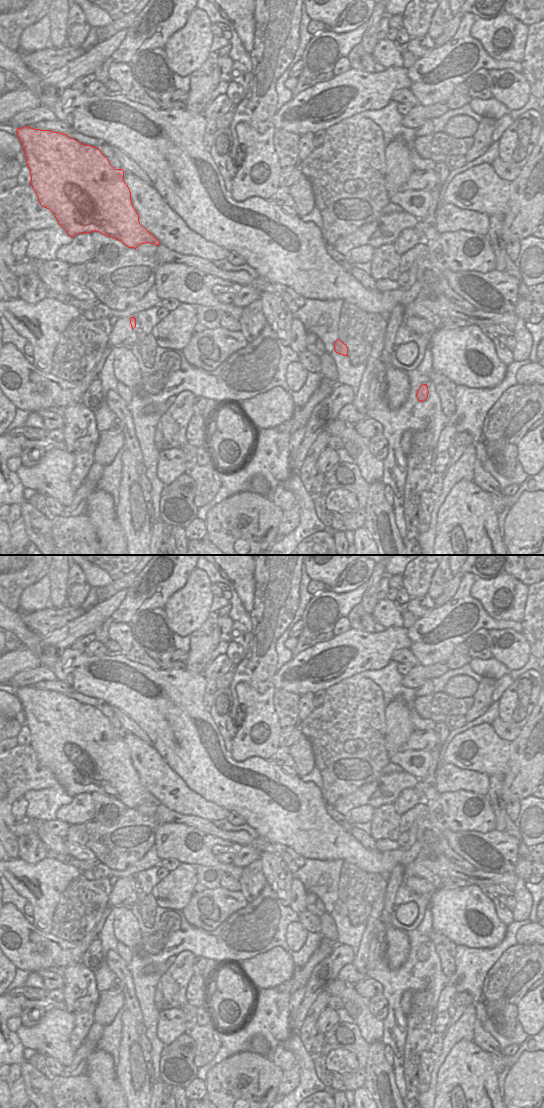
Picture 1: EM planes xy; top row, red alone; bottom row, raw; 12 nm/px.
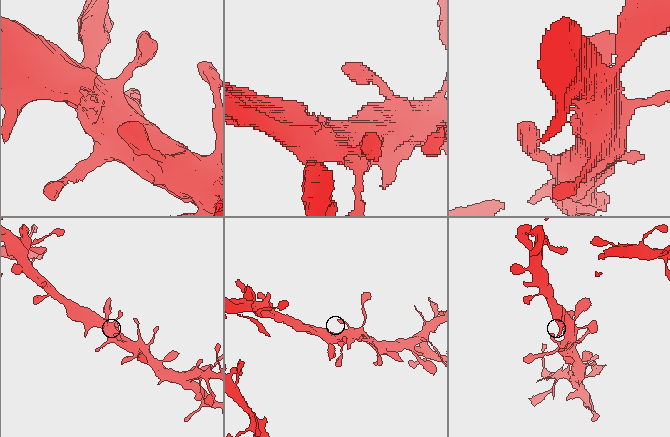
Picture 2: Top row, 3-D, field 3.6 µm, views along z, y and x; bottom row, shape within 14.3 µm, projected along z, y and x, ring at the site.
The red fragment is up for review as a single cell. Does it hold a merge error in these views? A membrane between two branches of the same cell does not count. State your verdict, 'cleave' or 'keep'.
keep

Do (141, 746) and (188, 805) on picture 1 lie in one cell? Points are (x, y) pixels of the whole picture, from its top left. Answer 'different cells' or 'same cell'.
same cell

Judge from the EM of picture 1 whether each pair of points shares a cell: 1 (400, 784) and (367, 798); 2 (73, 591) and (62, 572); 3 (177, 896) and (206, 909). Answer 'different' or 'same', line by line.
1: same
2: different
3: different

